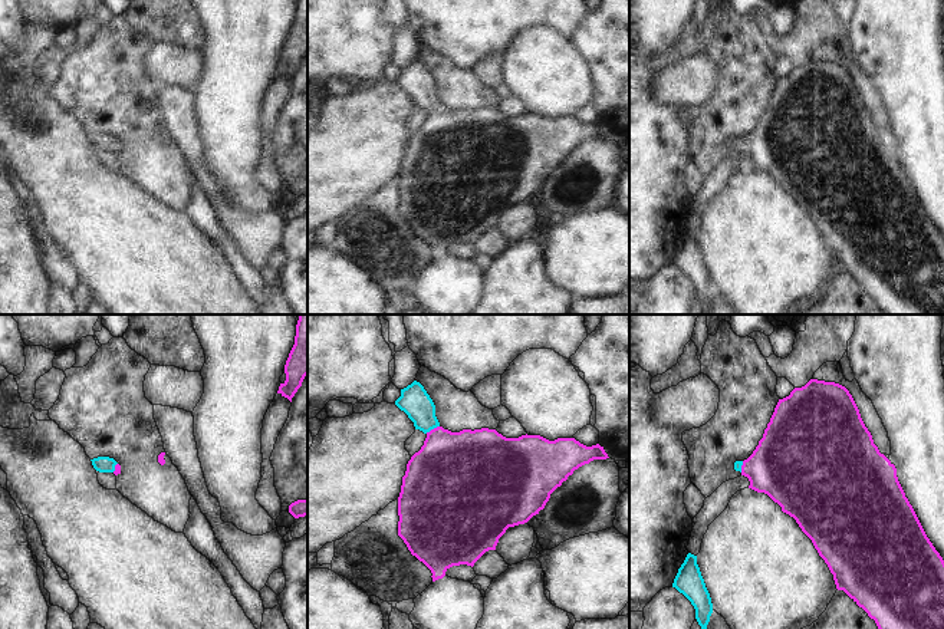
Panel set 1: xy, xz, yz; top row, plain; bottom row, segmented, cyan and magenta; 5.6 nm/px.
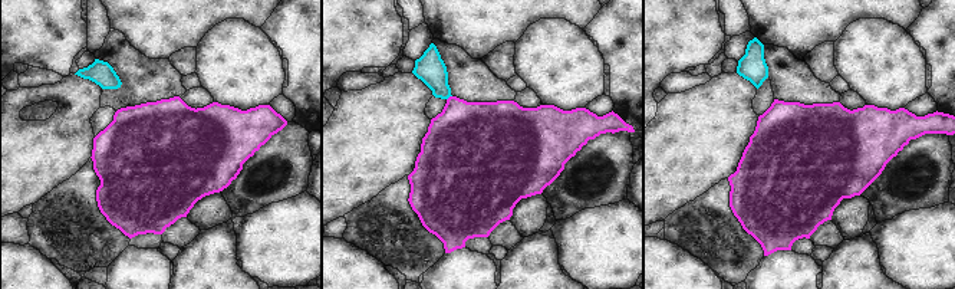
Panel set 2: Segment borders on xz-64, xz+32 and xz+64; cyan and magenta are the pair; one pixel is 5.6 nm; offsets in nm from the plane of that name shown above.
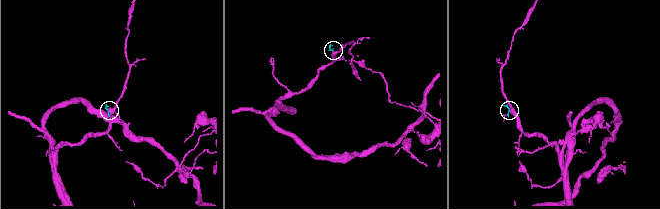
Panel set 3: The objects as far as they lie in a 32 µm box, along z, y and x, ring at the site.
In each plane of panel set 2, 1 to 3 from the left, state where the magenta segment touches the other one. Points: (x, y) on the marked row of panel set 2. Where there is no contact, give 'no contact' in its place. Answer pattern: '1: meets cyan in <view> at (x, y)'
1: no contact
2: meets cyan in xz+32 at (448, 97)
3: no contact

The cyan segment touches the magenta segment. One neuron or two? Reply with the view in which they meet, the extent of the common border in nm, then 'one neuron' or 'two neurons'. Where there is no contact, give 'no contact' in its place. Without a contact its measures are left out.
xz | 90 nm | one neuron

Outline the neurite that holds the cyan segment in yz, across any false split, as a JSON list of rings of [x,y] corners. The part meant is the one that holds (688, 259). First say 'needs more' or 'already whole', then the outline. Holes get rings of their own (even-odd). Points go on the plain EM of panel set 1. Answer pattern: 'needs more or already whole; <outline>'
already whole; [[[688,231],[684,241],[678,247],[672,266],[682,271],[695,287],[695,297],[701,304],[701,312],[707,314],[707,303],[713,292],[713,281],[705,266],[697,234]]]

